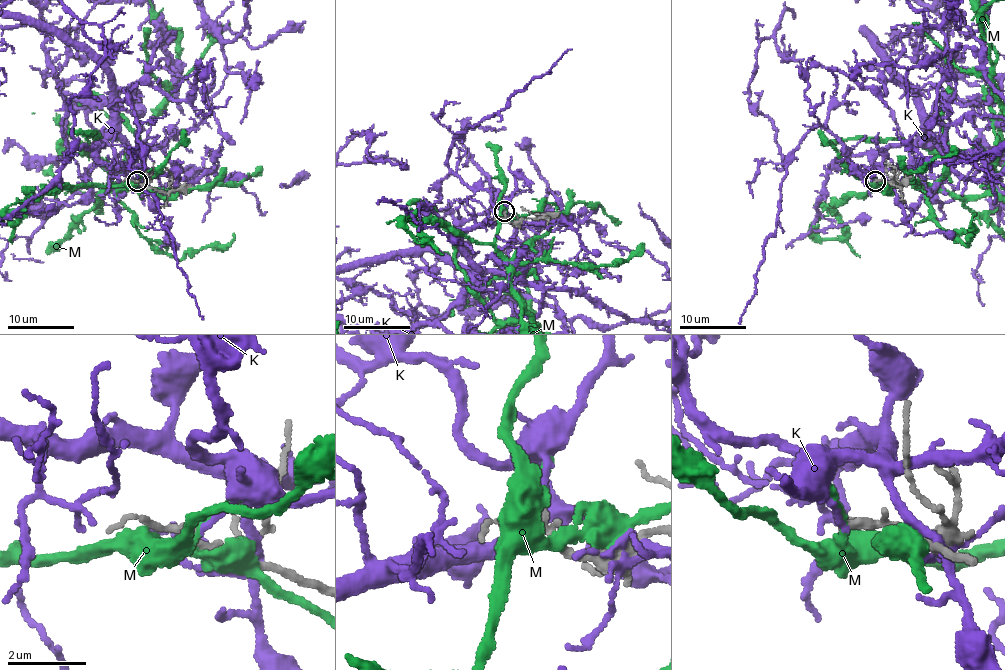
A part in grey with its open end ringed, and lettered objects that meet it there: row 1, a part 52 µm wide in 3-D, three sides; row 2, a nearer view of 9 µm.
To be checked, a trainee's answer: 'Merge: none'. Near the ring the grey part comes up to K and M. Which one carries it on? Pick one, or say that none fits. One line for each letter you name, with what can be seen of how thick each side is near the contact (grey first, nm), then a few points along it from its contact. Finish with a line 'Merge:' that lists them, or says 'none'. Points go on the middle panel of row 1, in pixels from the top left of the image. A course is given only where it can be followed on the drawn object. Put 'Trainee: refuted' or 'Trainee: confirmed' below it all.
Merge: none
Trainee: confirmed

